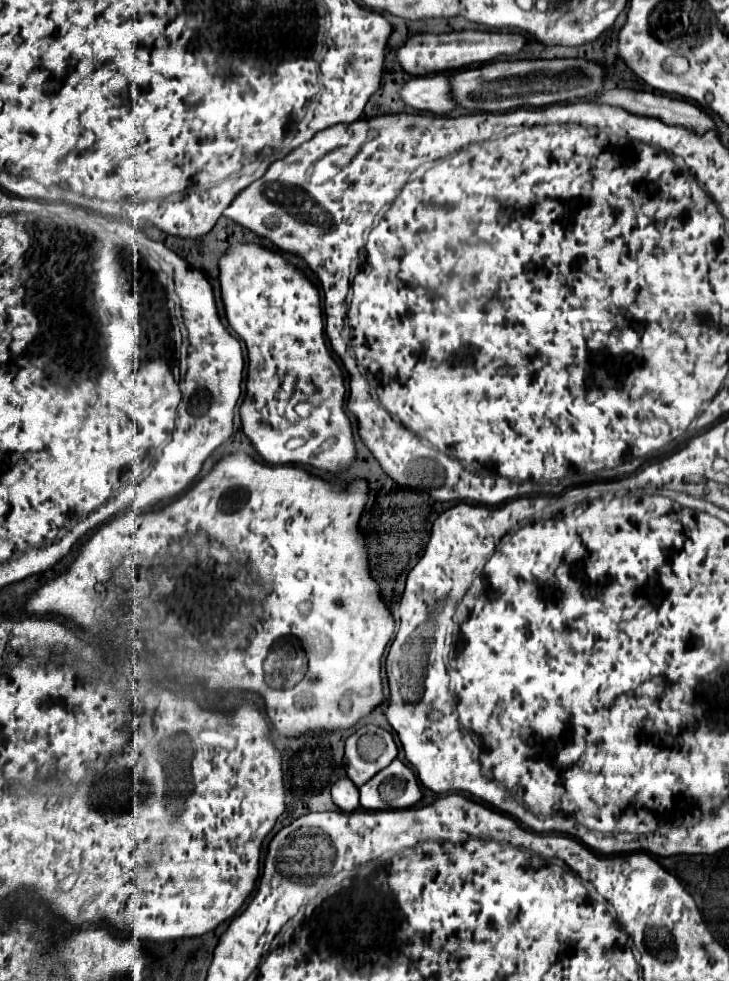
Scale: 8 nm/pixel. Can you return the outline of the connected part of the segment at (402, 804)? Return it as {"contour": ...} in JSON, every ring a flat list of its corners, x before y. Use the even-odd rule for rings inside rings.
{"contour":[[393,760,383,768,373,780,365,782,361,788,361,806,365,810,395,810,409,808,419,798,419,784,409,766,401,760]]}

